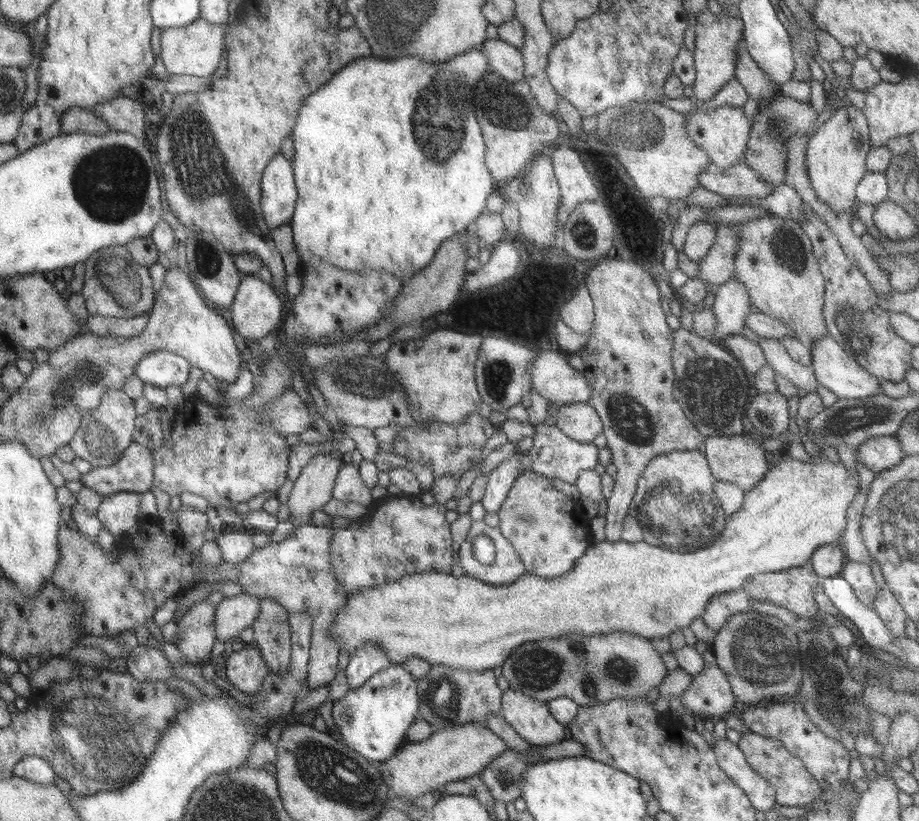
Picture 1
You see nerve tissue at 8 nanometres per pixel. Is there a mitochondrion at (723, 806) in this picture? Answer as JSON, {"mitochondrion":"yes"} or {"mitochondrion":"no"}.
{"mitochondrion":"yes"}

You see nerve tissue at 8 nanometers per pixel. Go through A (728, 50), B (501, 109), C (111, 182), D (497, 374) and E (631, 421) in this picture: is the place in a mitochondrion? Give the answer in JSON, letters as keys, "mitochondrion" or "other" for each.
{"A":"other","B":"mitochondrion","C":"mitochondrion","D":"mitochondrion","E":"mitochondrion"}

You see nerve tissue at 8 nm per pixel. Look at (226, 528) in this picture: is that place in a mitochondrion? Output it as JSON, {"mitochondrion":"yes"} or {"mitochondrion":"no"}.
{"mitochondrion":"no"}

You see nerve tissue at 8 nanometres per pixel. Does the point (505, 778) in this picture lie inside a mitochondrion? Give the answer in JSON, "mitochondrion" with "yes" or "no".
{"mitochondrion":"yes"}

